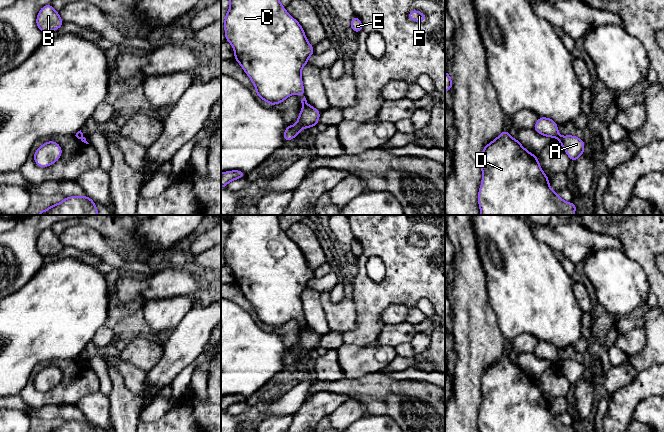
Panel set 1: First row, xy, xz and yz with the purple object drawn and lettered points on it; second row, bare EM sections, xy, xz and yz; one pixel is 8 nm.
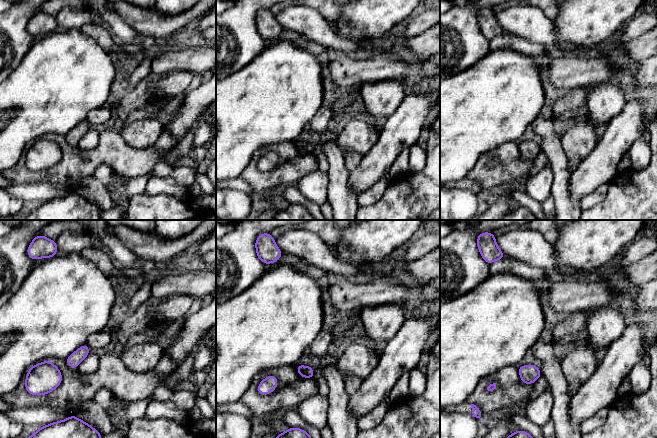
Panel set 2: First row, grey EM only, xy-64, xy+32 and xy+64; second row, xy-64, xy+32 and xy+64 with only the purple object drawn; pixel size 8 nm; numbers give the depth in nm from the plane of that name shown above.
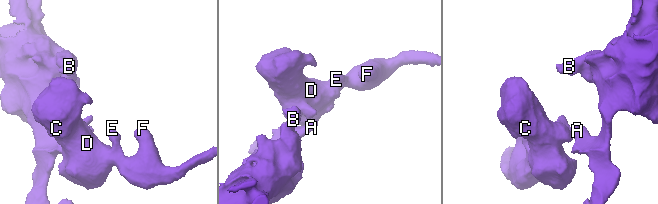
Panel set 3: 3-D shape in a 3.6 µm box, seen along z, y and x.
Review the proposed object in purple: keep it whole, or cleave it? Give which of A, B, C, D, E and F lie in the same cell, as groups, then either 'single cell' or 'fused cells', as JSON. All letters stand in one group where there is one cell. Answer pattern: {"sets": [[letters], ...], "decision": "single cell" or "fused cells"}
{"sets": [["A", "B"], ["C", "D", "E", "F"]], "decision": "fused cells"}

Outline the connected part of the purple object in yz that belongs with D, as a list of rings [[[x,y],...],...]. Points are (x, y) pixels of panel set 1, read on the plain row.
[[[509,355],[501,358],[486,369],[481,378],[482,406],[478,415],[480,432],[576,432],[577,428],[565,426],[549,409],[549,402],[544,398],[537,380],[526,374],[510,360]]]

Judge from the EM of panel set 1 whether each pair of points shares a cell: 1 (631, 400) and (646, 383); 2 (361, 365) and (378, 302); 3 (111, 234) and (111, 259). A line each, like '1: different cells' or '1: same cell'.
1: same cell
2: different cells
3: different cells

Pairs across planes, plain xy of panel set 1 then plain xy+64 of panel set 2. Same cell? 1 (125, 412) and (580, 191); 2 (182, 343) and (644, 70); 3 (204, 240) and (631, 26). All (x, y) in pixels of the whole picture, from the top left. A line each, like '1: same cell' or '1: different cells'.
1: different cells
2: different cells
3: same cell

